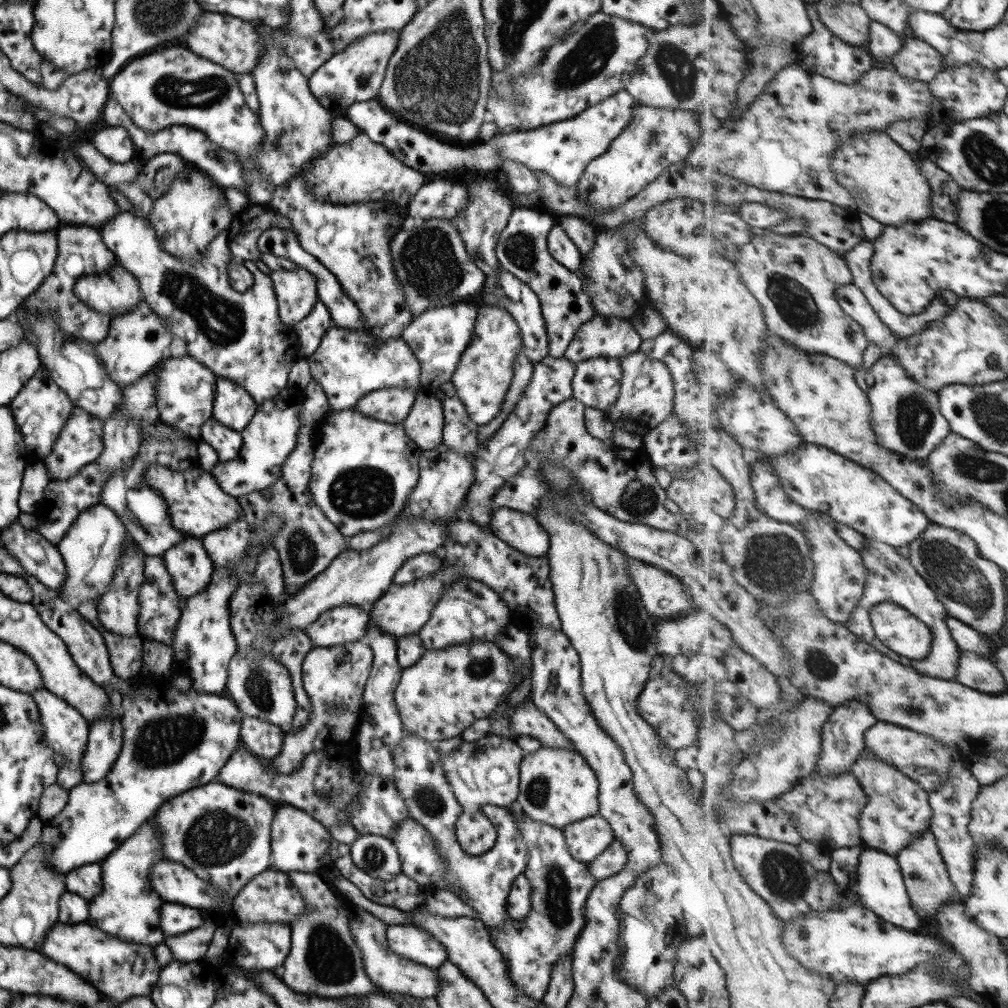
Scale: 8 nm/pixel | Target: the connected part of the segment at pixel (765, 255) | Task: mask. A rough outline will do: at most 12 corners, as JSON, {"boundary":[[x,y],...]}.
{"boundary":[[805,233],[736,263],[770,331],[863,371],[872,343],[838,298],[846,258]]}

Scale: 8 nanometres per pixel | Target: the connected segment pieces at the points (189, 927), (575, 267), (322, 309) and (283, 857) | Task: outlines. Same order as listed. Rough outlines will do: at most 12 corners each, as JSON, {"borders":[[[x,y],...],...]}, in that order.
{"borders":[[[175,903],[161,907],[165,938],[201,928],[200,909]],[[556,223],[547,236],[548,252],[578,273],[583,257]],[[319,300],[306,318],[292,326],[303,357],[316,352],[333,325]],[[276,805],[276,871],[332,863],[329,830],[304,809]]]}

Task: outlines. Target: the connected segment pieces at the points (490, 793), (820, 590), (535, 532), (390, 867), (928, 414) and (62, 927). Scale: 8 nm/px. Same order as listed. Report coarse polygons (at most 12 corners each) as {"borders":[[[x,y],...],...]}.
{"borders":[[[494,734],[440,754],[462,806],[455,833],[478,856],[497,831],[482,812],[519,794],[515,740]],[[828,512],[804,520],[817,565],[812,592],[847,624],[864,598],[863,555]],[[495,508],[490,529],[512,549],[547,555],[550,535],[531,514]],[[358,834],[354,864],[379,881],[401,873],[388,837]],[[893,353],[869,396],[879,442],[929,459],[953,434],[940,393]],[[57,923],[40,953],[118,1003],[150,996],[154,947]]]}

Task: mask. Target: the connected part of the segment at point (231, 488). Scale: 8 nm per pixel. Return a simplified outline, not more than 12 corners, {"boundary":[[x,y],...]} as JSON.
{"boundary":[[305,389],[257,405],[239,456],[208,471],[229,496],[268,489],[298,445]]}

